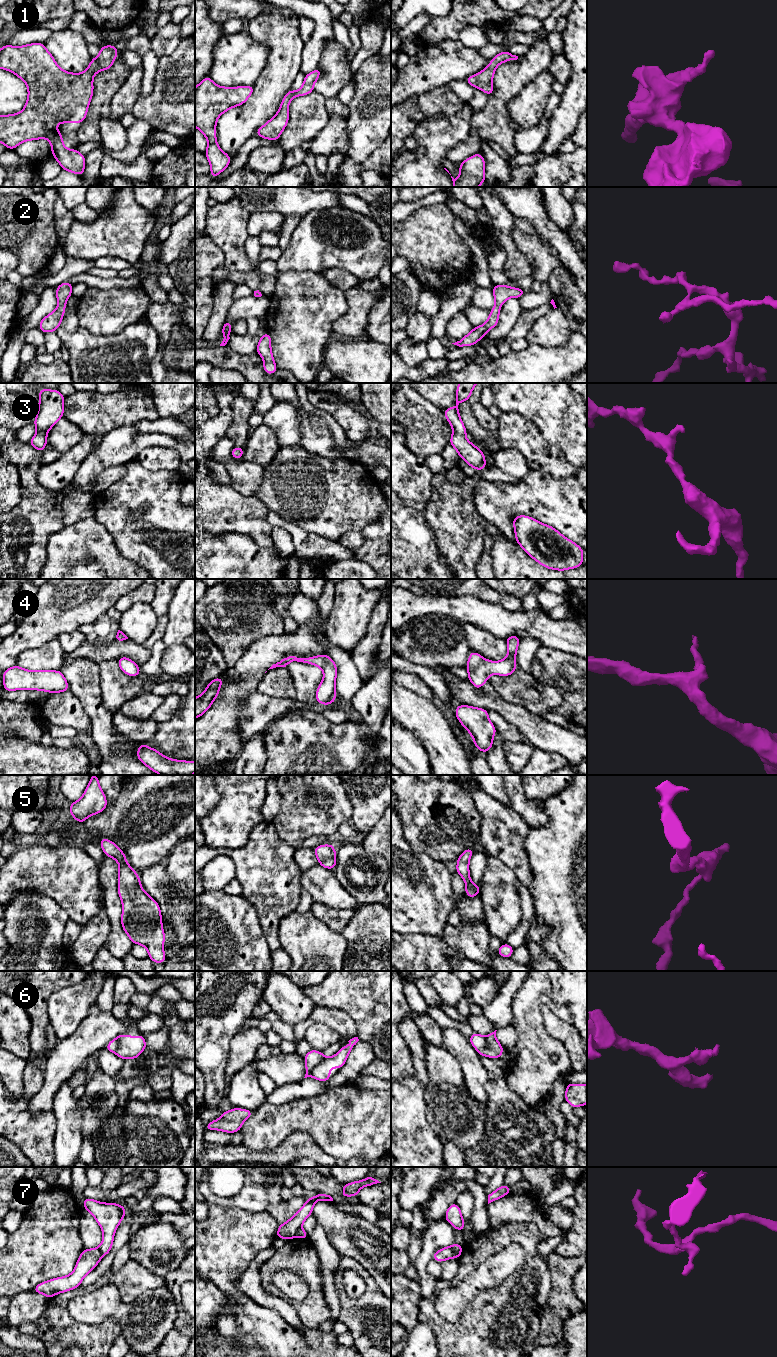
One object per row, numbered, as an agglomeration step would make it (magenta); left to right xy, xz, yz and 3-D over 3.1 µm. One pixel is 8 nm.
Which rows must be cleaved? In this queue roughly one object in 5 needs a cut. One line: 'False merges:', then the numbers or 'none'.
False merges: 6, 7

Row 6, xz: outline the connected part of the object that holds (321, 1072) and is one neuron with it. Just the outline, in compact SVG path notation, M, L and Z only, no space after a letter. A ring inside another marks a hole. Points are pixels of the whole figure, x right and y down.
M354 1037L348 1041L350 1043L349 1047L343 1045L337 1054L331 1058L325 1057L322 1062L312 1069L311 1076L321 1082L328 1081L331 1078L330 1068L342 1068L348 1058L350 1051L354 1048L358 1041L358 1037Z

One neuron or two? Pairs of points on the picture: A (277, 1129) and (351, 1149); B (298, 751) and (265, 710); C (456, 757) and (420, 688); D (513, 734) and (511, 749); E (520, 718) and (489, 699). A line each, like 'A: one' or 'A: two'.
A: one
B: two
C: two
D: two
E: one

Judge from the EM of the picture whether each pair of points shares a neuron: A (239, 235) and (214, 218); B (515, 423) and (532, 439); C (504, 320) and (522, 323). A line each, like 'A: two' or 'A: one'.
A: one
B: one
C: two

